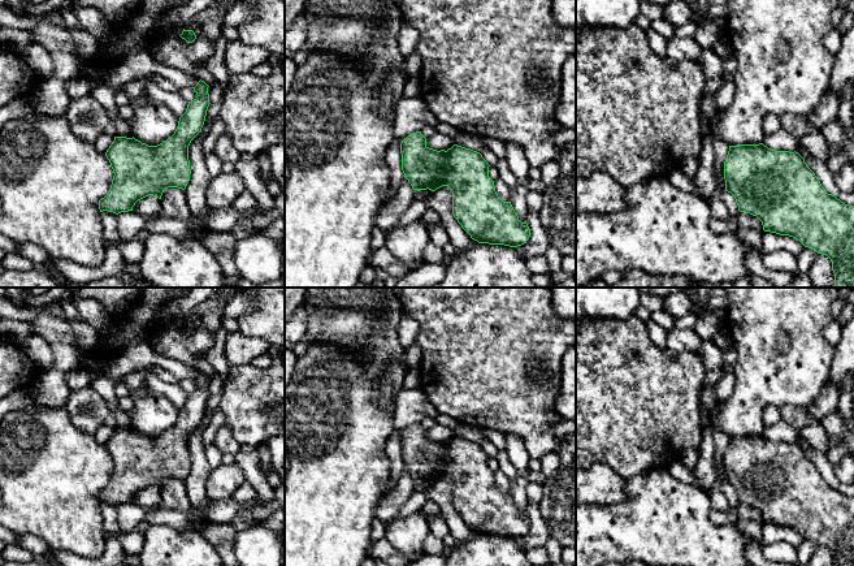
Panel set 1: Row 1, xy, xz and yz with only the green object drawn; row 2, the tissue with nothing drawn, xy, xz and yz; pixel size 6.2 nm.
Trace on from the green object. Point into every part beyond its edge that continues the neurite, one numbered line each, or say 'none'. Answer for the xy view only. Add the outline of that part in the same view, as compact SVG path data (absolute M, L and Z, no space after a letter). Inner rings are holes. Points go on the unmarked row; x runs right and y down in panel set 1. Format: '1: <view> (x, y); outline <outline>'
none

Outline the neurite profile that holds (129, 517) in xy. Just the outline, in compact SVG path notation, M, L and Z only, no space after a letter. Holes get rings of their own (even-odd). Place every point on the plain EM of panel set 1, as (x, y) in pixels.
M121 504L117 506L118 524L126 533L136 532L144 526L144 509L139 509L136 504Z

